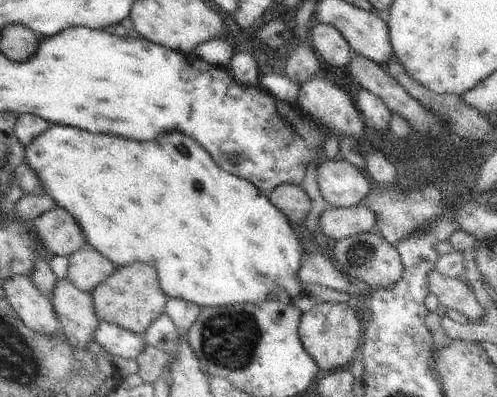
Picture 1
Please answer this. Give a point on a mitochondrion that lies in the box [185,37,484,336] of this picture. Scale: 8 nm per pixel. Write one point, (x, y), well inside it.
(456, 159)

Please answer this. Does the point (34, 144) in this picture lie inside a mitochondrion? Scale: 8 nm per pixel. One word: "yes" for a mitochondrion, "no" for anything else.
no

